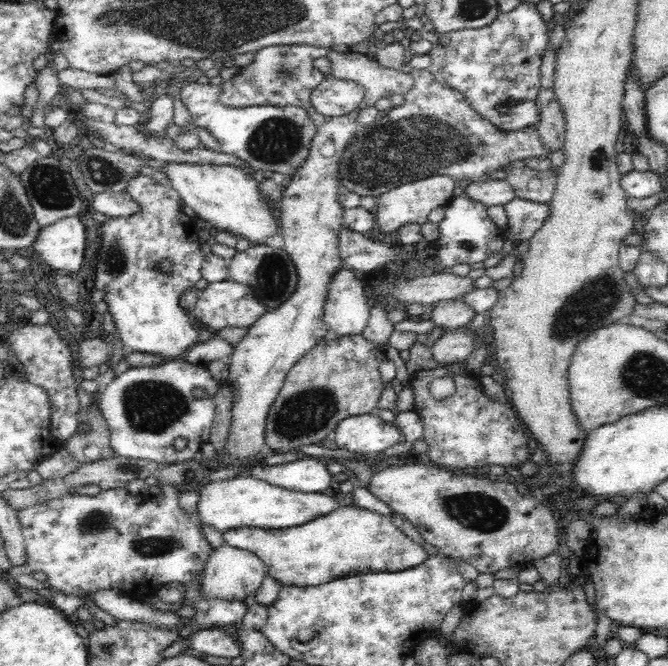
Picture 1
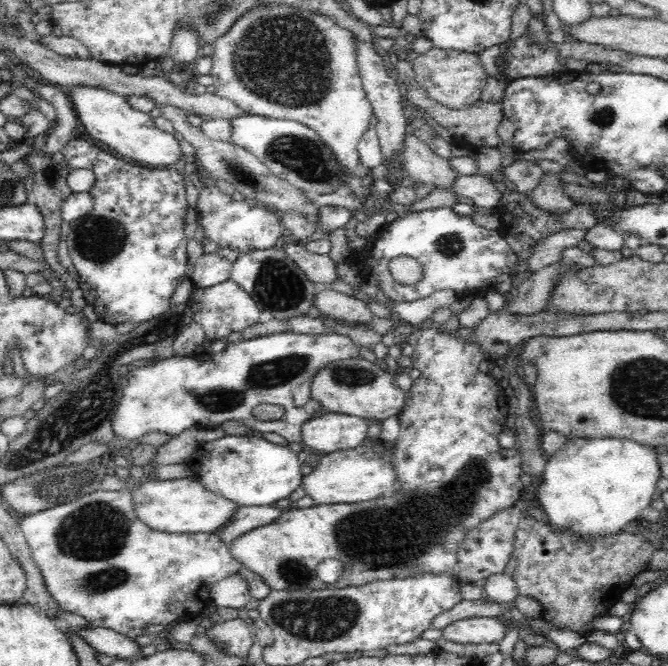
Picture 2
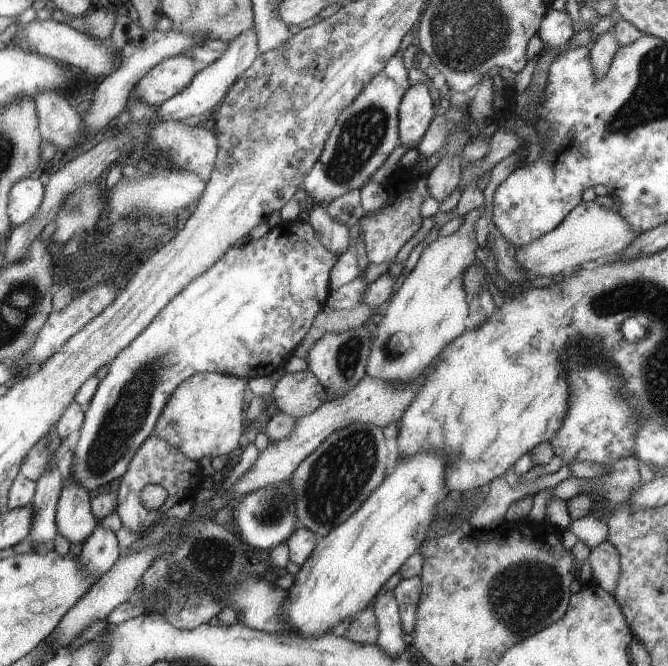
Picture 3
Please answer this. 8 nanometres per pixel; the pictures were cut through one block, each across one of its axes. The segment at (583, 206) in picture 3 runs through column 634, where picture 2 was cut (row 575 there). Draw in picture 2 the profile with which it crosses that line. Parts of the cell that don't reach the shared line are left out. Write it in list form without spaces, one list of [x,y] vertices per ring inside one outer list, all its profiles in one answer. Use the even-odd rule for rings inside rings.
[[[234,574],[222,578],[211,588],[211,600],[220,608],[237,608],[246,606],[251,600],[251,590],[246,580]]]

